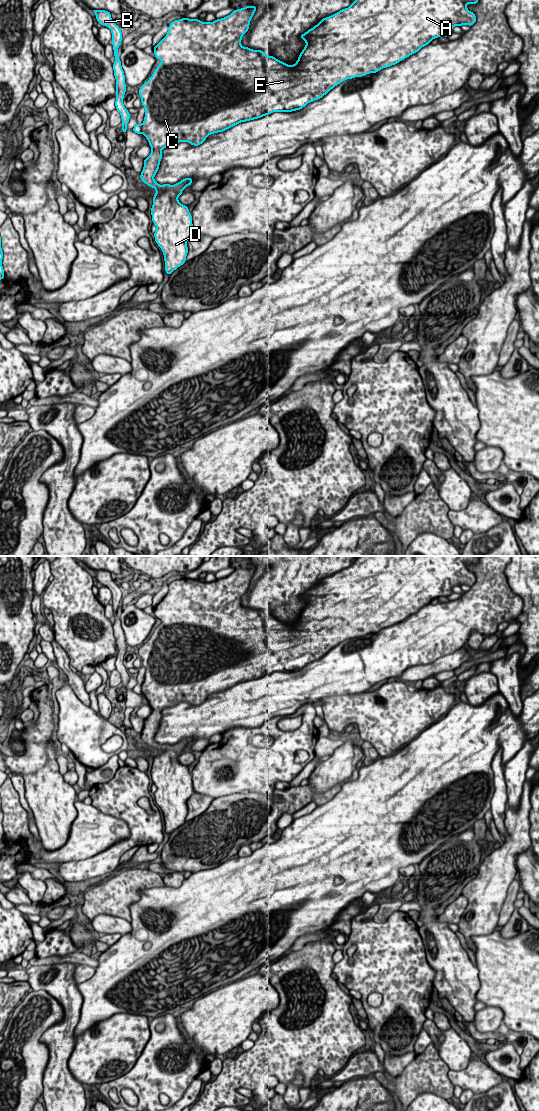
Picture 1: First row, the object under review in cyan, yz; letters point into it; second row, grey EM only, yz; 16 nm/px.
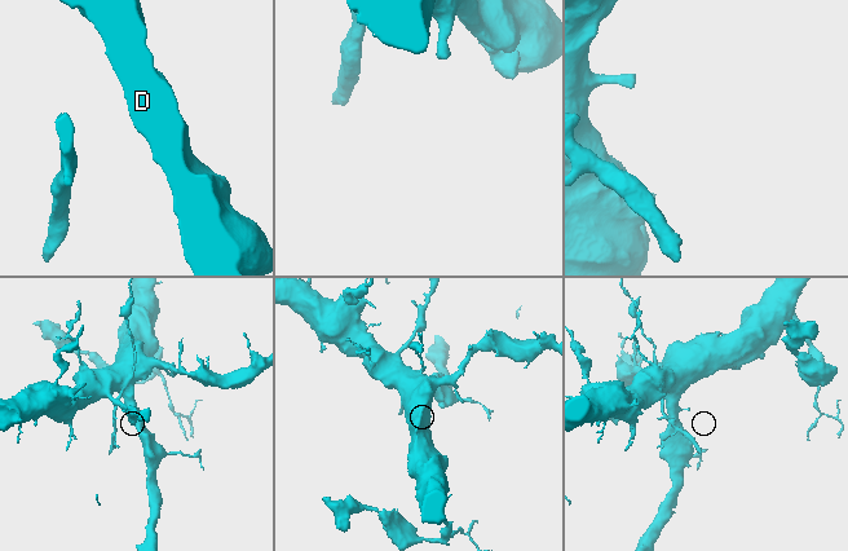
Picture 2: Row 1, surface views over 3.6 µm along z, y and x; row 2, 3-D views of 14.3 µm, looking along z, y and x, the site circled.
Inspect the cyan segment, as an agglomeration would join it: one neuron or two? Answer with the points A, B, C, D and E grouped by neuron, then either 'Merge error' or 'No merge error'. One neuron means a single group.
Groups: A C D E / B. Merge error

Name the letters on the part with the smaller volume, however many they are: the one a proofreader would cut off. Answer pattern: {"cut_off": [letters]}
{"cut_off": ["B"]}

